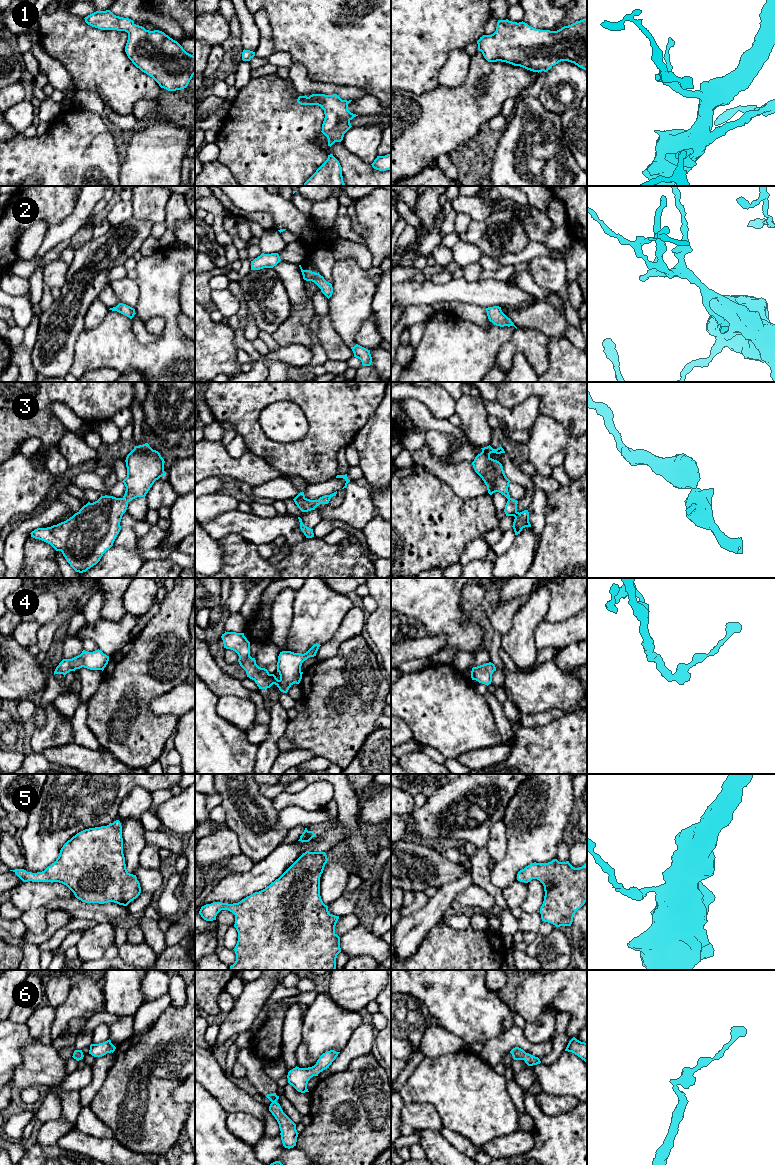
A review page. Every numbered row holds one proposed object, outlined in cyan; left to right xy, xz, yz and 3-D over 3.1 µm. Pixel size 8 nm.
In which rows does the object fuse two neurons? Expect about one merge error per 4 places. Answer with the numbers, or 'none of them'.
none of them

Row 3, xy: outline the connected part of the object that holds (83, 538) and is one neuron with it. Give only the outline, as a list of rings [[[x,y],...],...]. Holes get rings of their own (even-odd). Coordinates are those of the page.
[[[148,443],[135,446],[125,462],[127,477],[122,482],[126,491],[122,498],[101,496],[93,503],[88,502],[66,521],[47,528],[37,528],[30,533],[31,537],[50,544],[56,551],[61,551],[76,572],[86,572],[100,561],[103,554],[113,546],[121,530],[120,522],[128,503],[137,497],[145,497],[154,482],[166,474],[164,459]]]

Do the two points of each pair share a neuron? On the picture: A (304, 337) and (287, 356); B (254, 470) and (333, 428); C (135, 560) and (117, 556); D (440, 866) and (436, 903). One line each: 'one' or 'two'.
A: two
B: two
C: one
D: two

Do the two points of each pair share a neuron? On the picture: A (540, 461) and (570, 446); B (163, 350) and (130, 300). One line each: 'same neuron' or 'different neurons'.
A: same neuron
B: different neurons

